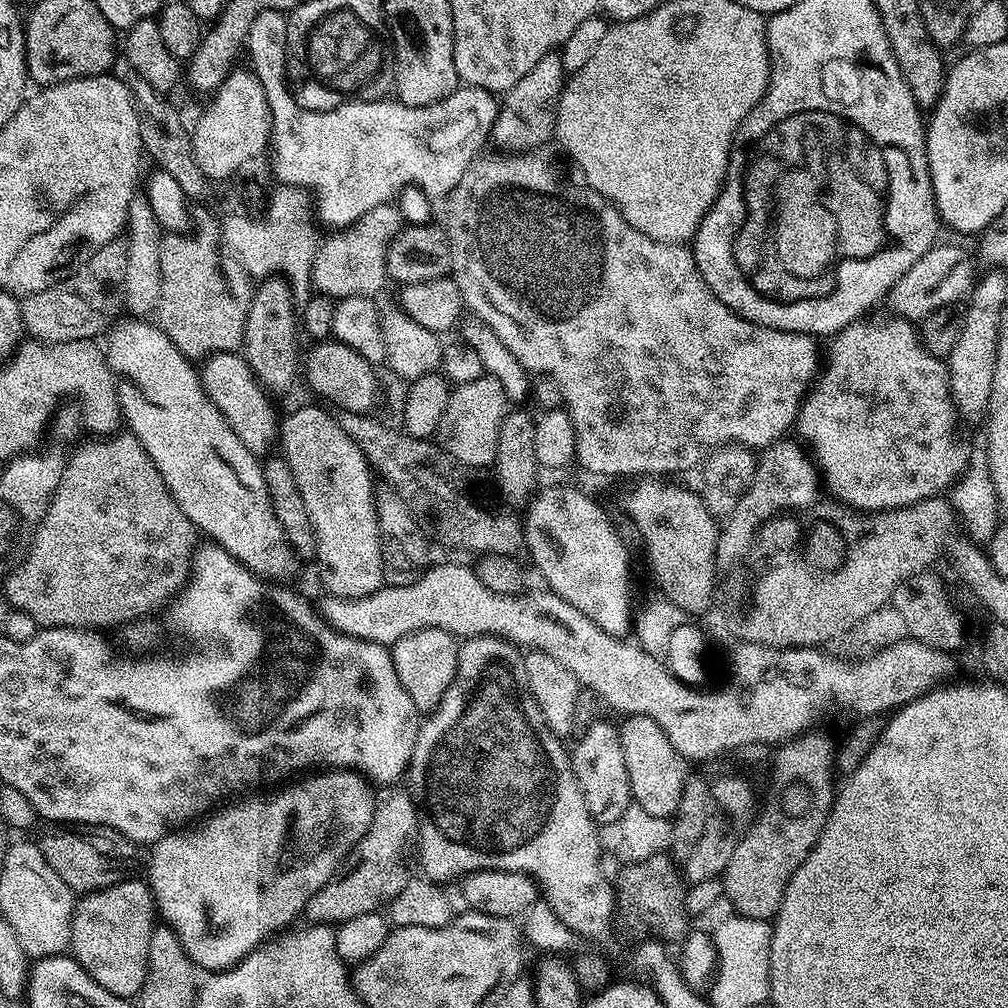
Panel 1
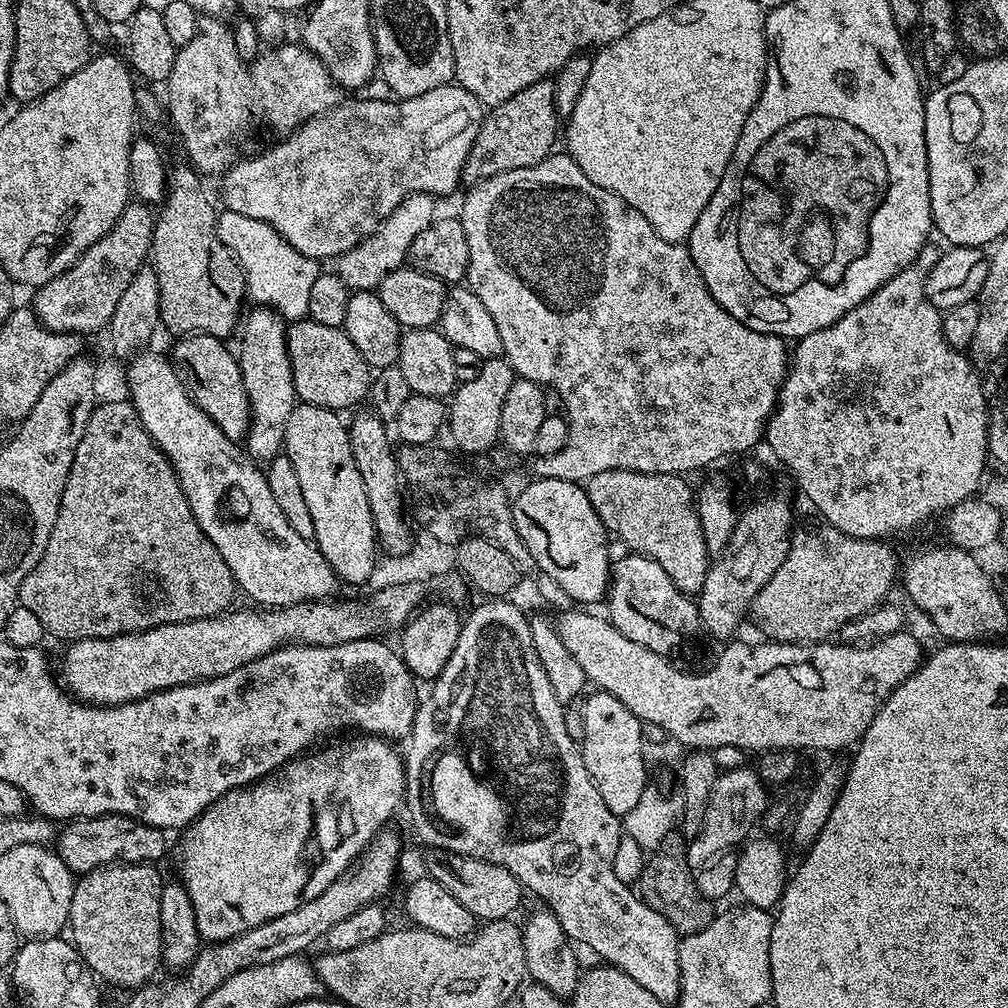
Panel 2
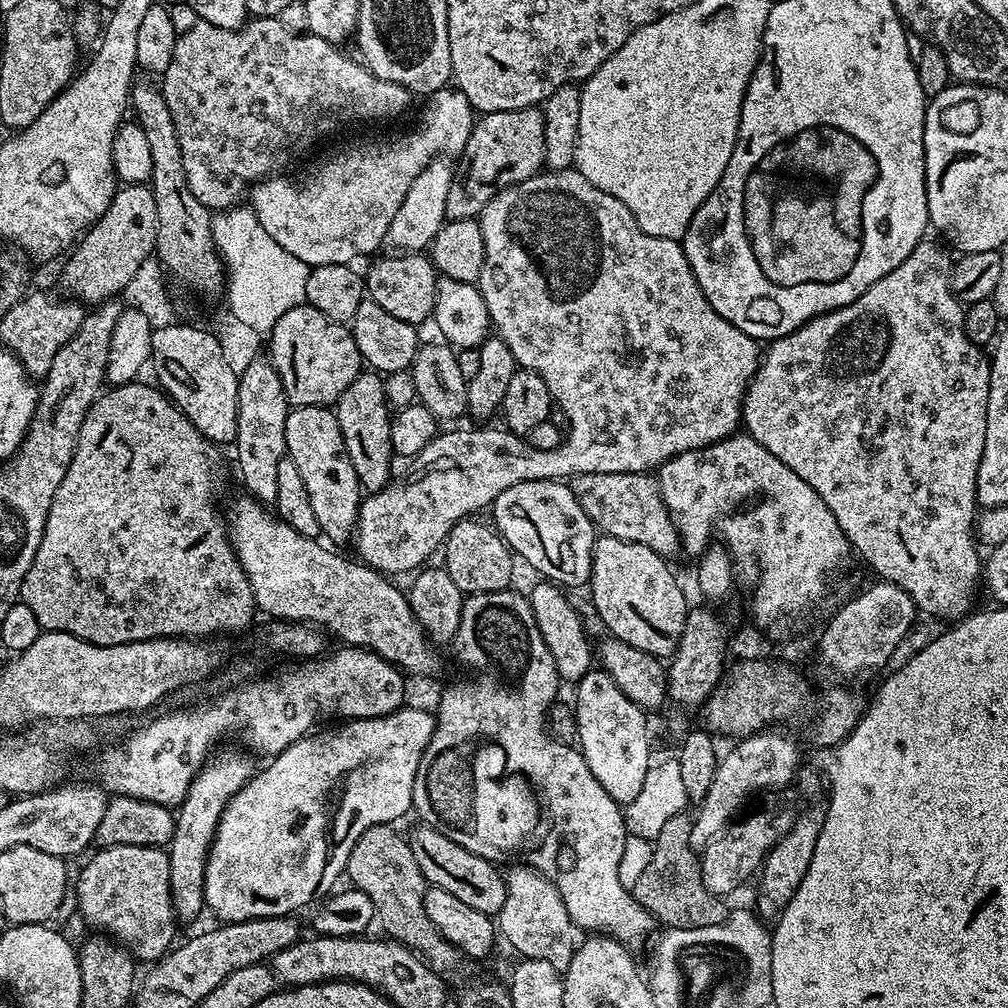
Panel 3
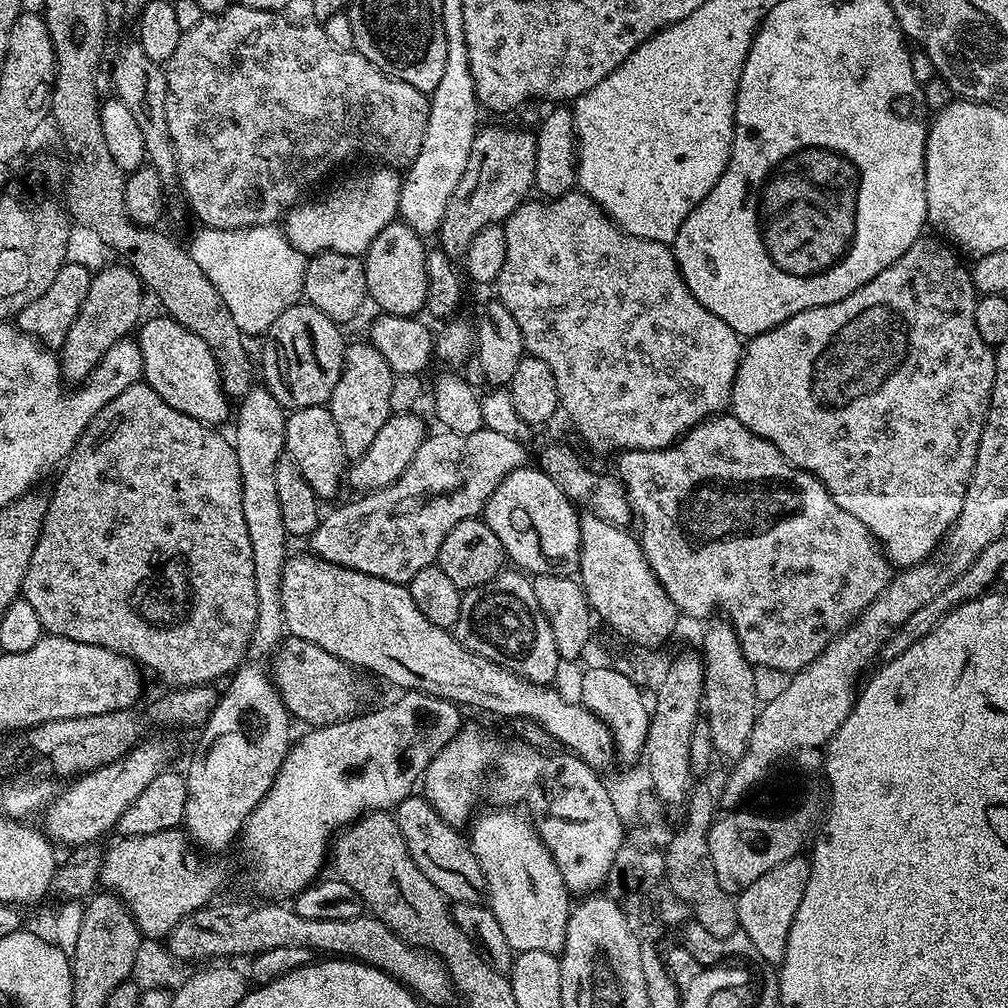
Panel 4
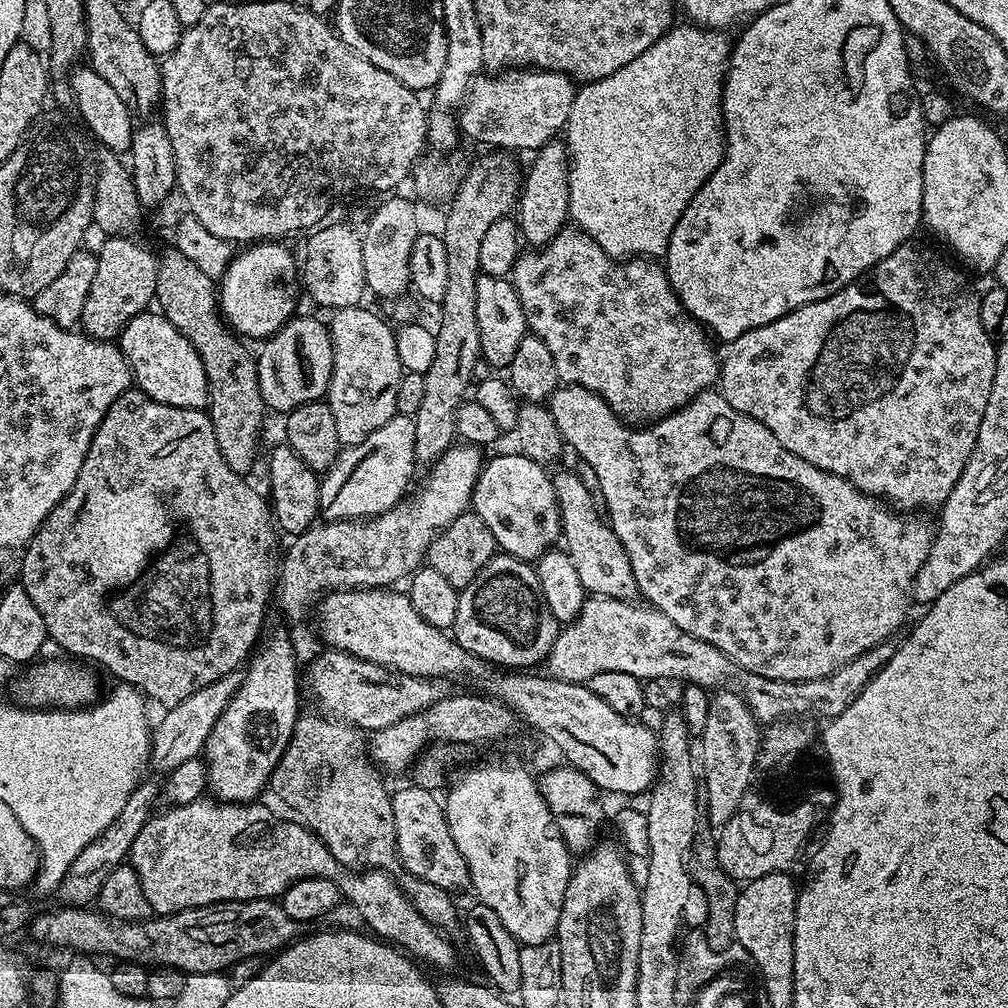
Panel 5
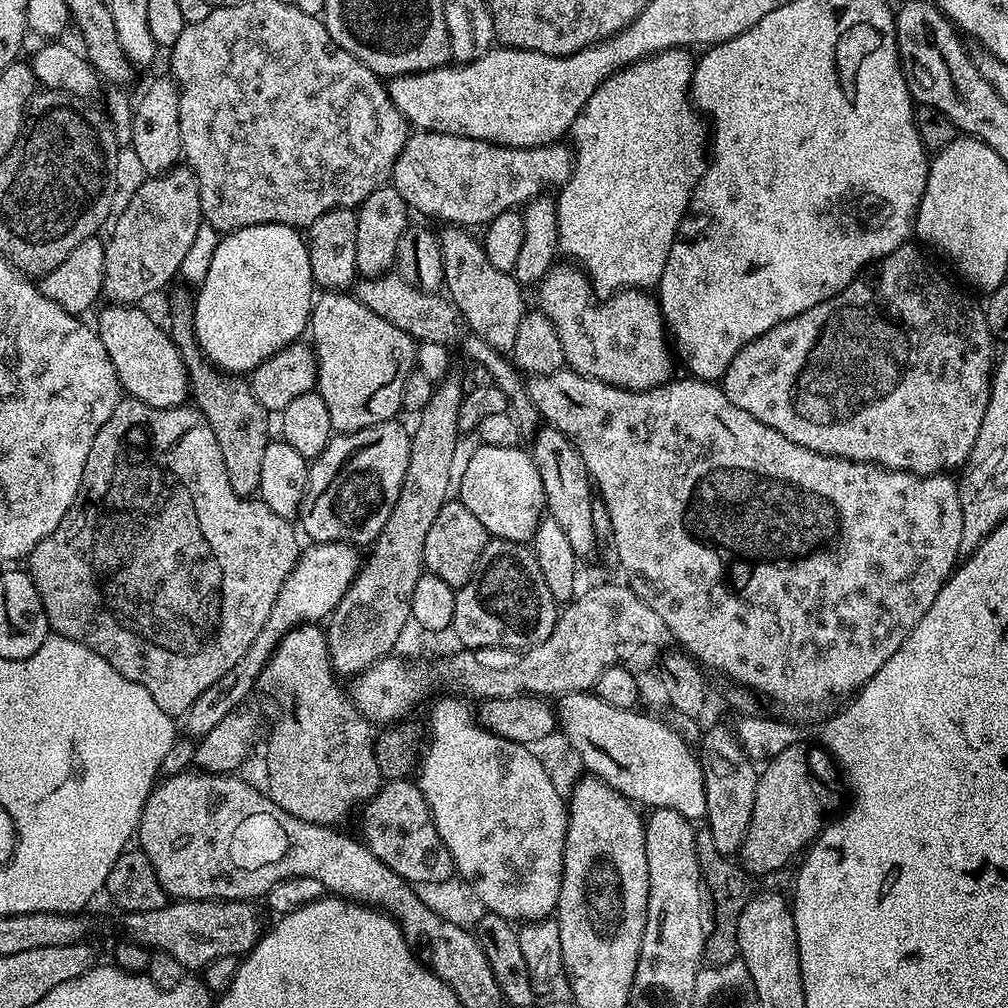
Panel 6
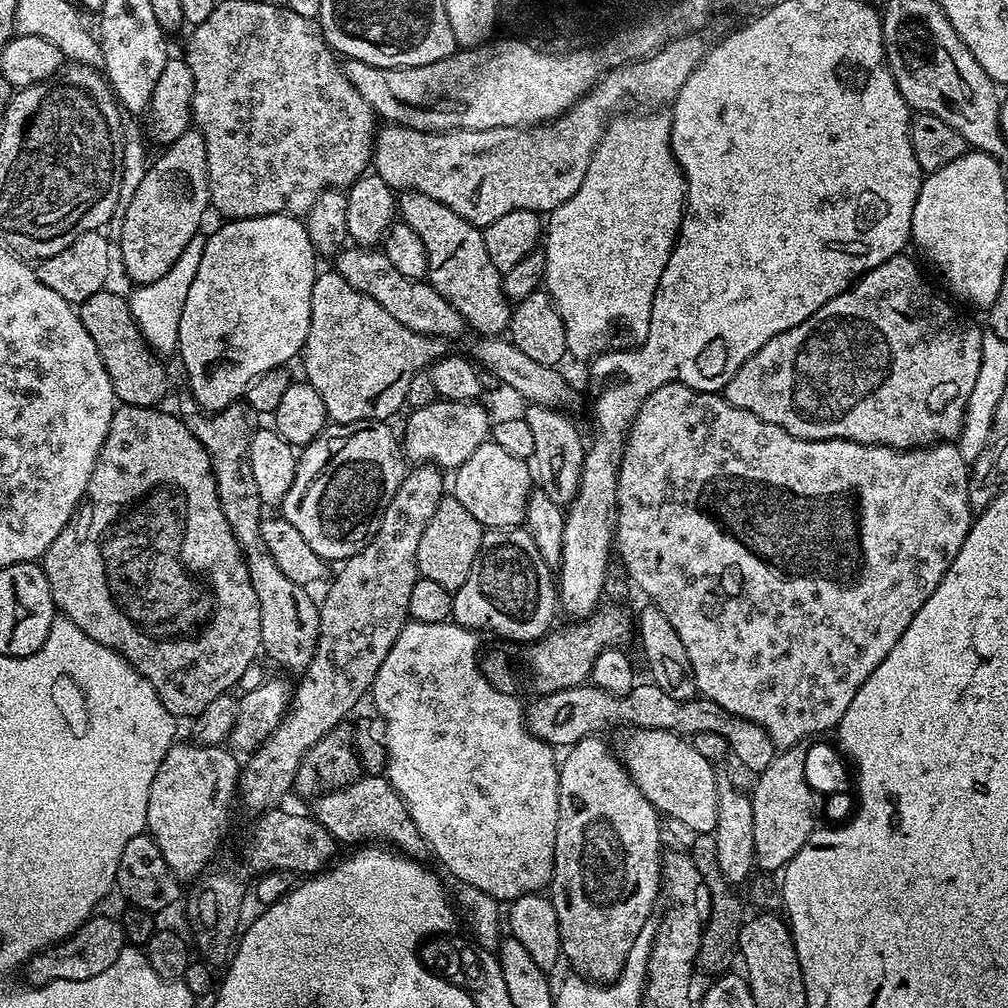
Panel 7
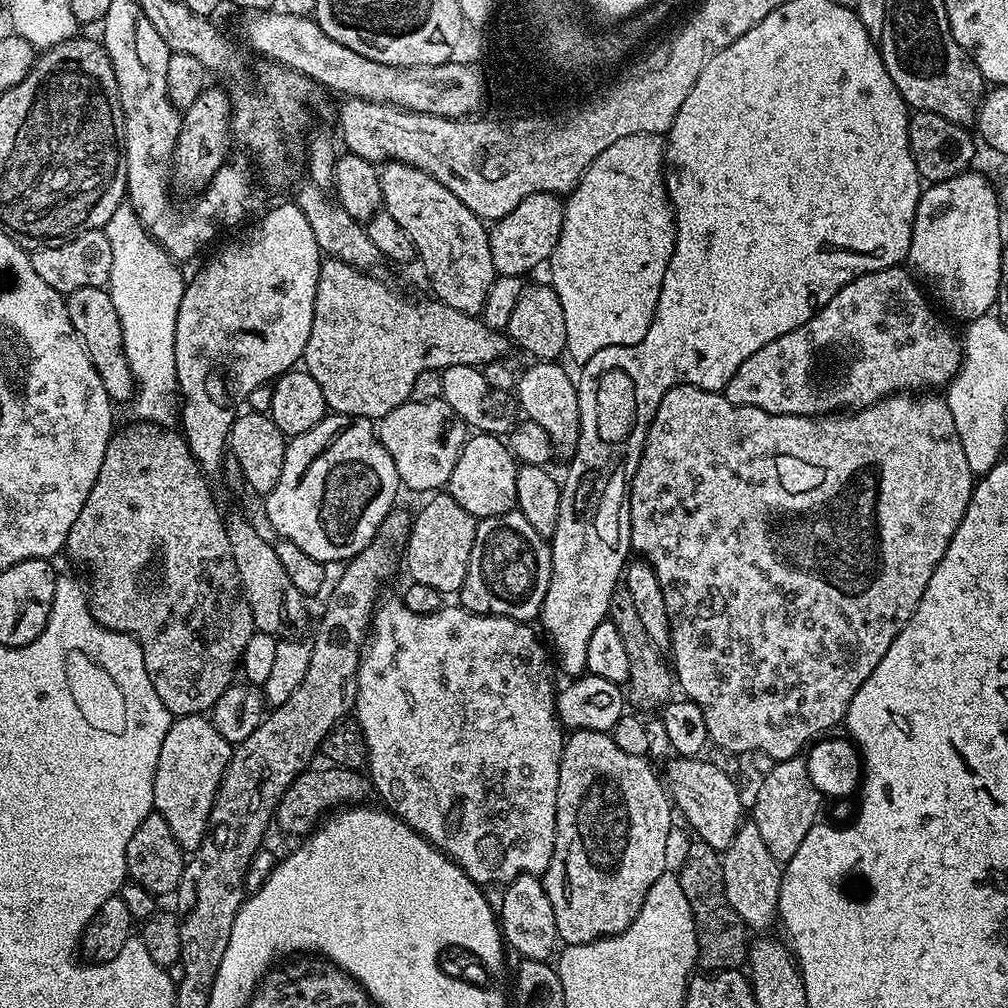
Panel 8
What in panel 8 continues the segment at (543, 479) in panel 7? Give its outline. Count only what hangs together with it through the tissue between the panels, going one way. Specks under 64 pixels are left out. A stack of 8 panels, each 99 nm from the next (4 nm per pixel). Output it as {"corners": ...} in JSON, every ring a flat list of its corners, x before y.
{"corners":[[536,360,525,372,516,377,514,399,519,411,527,419,538,422,546,434,550,434,553,453,564,462,571,461,578,446,580,433,580,411,578,410,577,381,563,368,563,363,555,360]]}

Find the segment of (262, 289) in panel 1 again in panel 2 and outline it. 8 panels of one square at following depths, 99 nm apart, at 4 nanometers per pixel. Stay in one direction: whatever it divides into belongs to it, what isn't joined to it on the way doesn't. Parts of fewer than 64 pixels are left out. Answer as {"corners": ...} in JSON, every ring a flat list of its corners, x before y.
{"corners":[[256,306,251,310,253,312,249,316,247,313,243,321,238,347,242,382,246,386,252,410,246,451,253,460,267,462,281,455,286,422,290,422,290,414,296,409,298,397,288,353,288,324,272,308]]}

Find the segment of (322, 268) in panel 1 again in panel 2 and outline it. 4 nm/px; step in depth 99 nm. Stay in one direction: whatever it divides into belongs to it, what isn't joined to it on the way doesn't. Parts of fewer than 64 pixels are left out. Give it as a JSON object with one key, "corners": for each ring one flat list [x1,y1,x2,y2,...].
{"corners":[[415,192,407,196,389,214,372,235,365,240,359,240,353,248,337,256,334,260,334,270,346,282,346,286,353,290,376,290,379,289,382,278,394,270,405,267,410,242,422,234,437,219,437,201,426,192]]}

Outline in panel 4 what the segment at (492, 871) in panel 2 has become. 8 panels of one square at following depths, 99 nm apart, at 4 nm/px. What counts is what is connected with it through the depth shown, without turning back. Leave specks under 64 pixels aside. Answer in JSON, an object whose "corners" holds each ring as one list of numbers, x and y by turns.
{"corners":[[423,795,407,796,401,804,396,805,394,815,398,822,398,830,402,830,402,838,406,838,406,846,418,862,418,870,442,890,449,901,458,904,483,904,488,895,488,883,484,877,478,858,472,853,472,846,467,835,464,836,455,824,447,824,432,809,430,802]]}

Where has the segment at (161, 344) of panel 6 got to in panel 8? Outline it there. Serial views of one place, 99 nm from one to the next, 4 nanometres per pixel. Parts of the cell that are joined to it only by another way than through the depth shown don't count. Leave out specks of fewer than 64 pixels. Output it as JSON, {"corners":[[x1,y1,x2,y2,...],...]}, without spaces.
{"corners":[[82,286,82,290,67,293,66,303,70,322,80,335,84,349,88,351,90,362,94,362,94,370,98,370,98,378,102,378,102,386,106,386,108,399,113,402,131,401,134,396,134,381,124,353,122,322,118,318,118,310,114,310,114,302,107,287]]}

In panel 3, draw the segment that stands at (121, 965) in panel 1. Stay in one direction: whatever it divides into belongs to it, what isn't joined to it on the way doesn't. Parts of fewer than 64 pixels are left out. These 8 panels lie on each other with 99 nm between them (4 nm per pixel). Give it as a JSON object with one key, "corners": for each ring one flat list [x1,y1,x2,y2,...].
{"corners":[[125,844,101,847,96,851,100,852,93,851,87,857,88,865,74,880,75,907,84,917,85,925,115,940,137,961,155,962,168,955,177,939,178,921,176,911,172,908,167,851,154,846]]}

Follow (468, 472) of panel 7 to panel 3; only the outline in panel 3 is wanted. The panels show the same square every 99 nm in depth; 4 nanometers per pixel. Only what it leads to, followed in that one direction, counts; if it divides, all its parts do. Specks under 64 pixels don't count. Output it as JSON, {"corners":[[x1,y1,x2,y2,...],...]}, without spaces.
{"corners":[[558,480,519,482,498,494,490,505,491,512,500,537,519,559,521,556,534,571,541,572,545,581,568,590,591,581,592,551,598,529,567,483]]}

